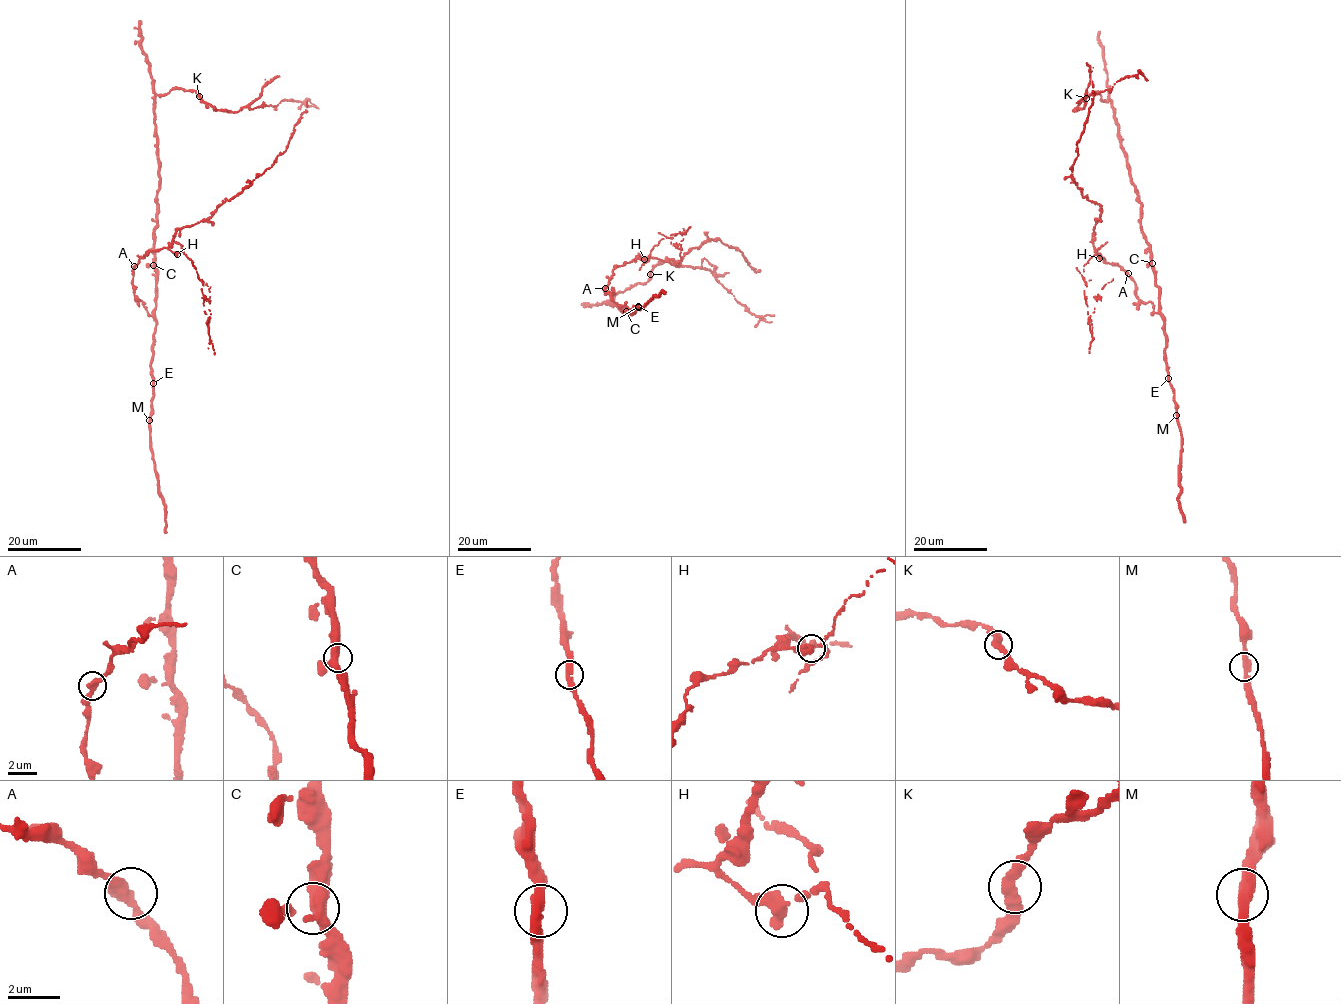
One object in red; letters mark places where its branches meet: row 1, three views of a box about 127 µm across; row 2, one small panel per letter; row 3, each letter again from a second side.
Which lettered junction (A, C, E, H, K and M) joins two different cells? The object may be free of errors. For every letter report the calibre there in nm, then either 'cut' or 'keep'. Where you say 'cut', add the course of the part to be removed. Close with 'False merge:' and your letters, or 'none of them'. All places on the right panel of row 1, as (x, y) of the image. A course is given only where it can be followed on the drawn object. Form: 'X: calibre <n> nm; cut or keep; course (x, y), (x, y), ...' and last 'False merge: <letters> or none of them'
A: calibre 400 nm; keep
C: calibre 440 nm; keep
E: calibre 400 nm; keep
H: calibre 400 nm; cut; course (1099, 257), (1094, 255), (1080, 272), (1086, 287), (1084, 294), (1092, 340), (1089, 353)
K: calibre 400 nm; keep
M: calibre 400 nm; keep
False merge: H

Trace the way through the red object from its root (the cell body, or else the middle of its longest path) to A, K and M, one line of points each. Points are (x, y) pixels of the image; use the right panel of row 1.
A: (1150, 262), (1158, 287), (1158, 313), (1153, 311), (1150, 302), (1138, 299), (1135, 282), (1128, 273)
K: (1150, 262), (1150, 244), (1140, 225), (1138, 191), (1119, 137), (1115, 110), (1098, 92), (1086, 98)
M: (1150, 262), (1158, 287), (1159, 314), (1165, 337), (1164, 358), (1176, 415)

